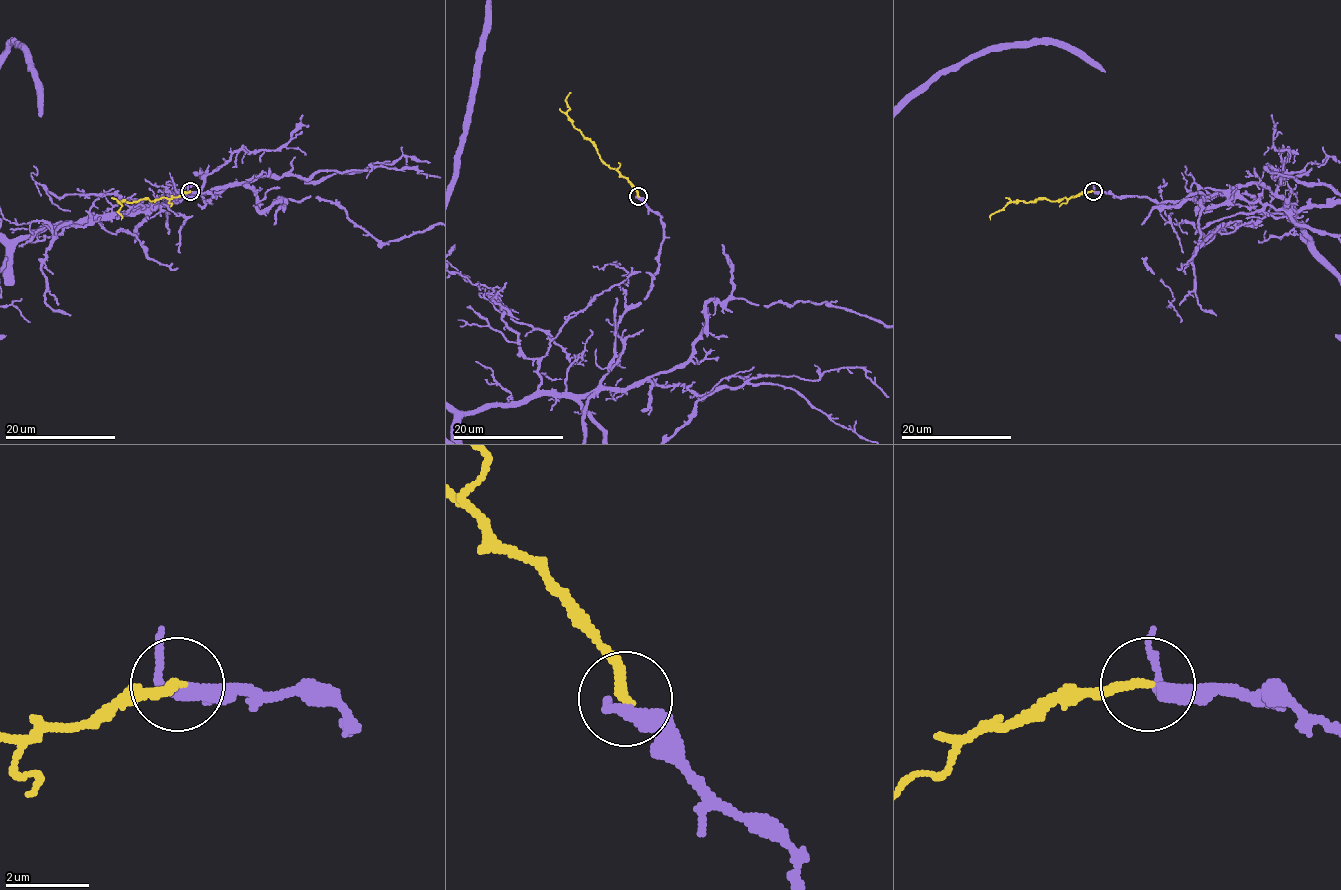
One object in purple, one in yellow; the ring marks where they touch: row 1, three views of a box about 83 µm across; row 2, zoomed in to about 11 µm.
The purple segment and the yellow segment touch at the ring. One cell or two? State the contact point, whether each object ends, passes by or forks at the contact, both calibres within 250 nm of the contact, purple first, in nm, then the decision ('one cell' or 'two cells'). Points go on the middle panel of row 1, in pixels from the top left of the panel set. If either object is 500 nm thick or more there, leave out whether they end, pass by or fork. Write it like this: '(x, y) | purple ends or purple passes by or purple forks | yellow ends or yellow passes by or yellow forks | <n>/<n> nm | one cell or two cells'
(638, 196) | purple passes by | yellow ends | 320/240 nm | one cell

